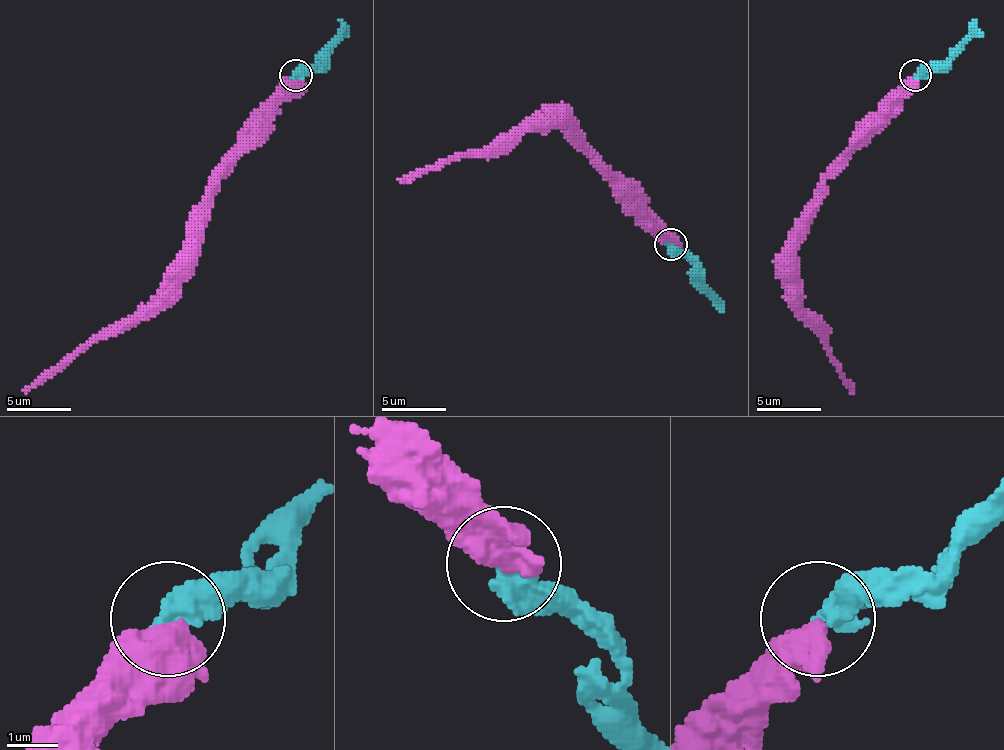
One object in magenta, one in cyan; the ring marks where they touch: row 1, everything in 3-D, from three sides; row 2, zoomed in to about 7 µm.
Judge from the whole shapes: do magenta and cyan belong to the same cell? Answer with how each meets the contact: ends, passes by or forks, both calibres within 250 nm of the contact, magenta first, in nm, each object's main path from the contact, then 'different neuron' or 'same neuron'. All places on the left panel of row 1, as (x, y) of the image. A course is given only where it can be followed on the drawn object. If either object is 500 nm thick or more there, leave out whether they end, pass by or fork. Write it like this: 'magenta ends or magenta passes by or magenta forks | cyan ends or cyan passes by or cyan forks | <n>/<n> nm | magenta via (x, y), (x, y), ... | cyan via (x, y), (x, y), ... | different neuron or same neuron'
440/500 nm | magenta via (296, 78), (271, 120), (213, 181), (187, 268), (155, 300), (23, 390) | cyan via (296, 74), (325, 65), (325, 49), (341, 33), (338, 20) | different neuron

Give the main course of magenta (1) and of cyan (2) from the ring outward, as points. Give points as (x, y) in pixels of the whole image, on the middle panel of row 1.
1: (671, 244), (562, 124), (530, 124), (478, 150), (398, 179)
2: (671, 244), (700, 273), (700, 282), (716, 298), (713, 305)

